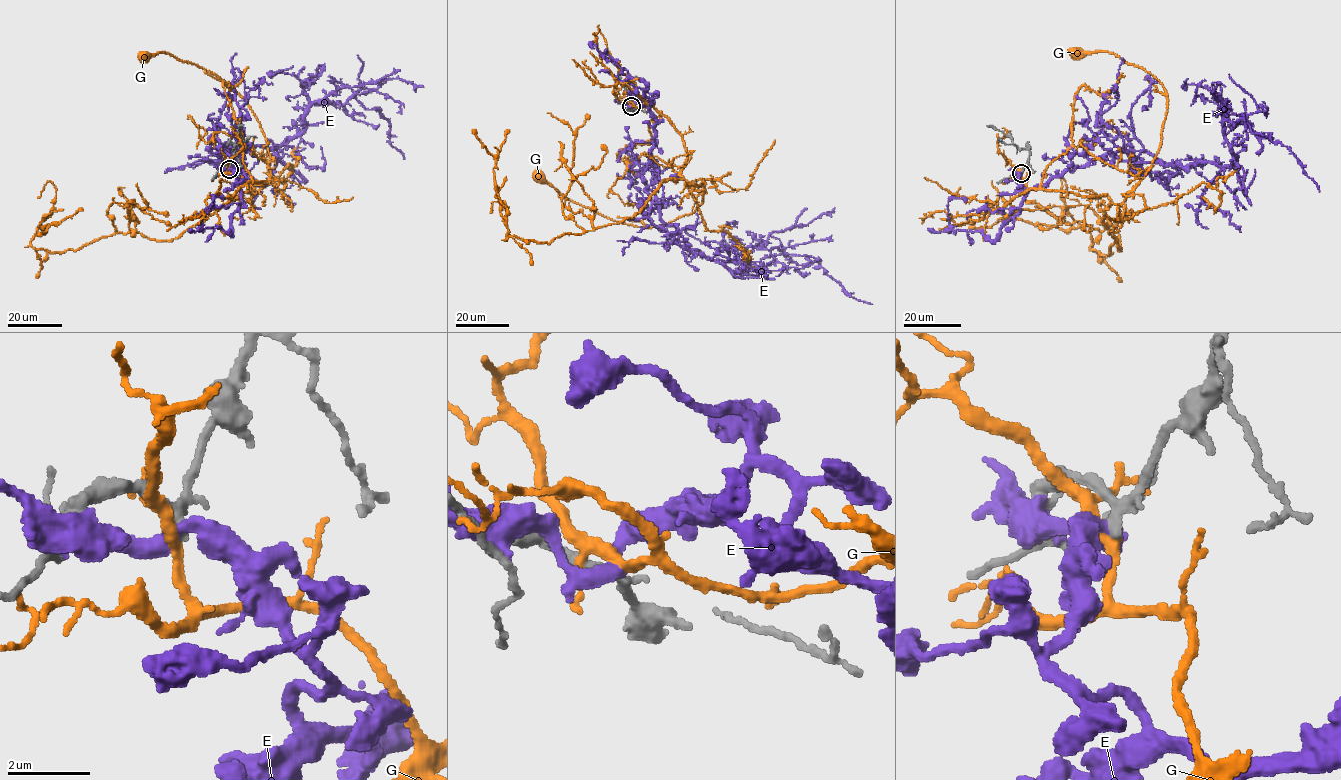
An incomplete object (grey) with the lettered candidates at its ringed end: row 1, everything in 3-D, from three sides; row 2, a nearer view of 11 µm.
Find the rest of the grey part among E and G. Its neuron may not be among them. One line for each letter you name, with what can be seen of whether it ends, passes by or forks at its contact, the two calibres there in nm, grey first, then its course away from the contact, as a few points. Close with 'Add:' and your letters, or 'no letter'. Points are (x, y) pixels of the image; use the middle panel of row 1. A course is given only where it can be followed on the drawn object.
Add: no letter

